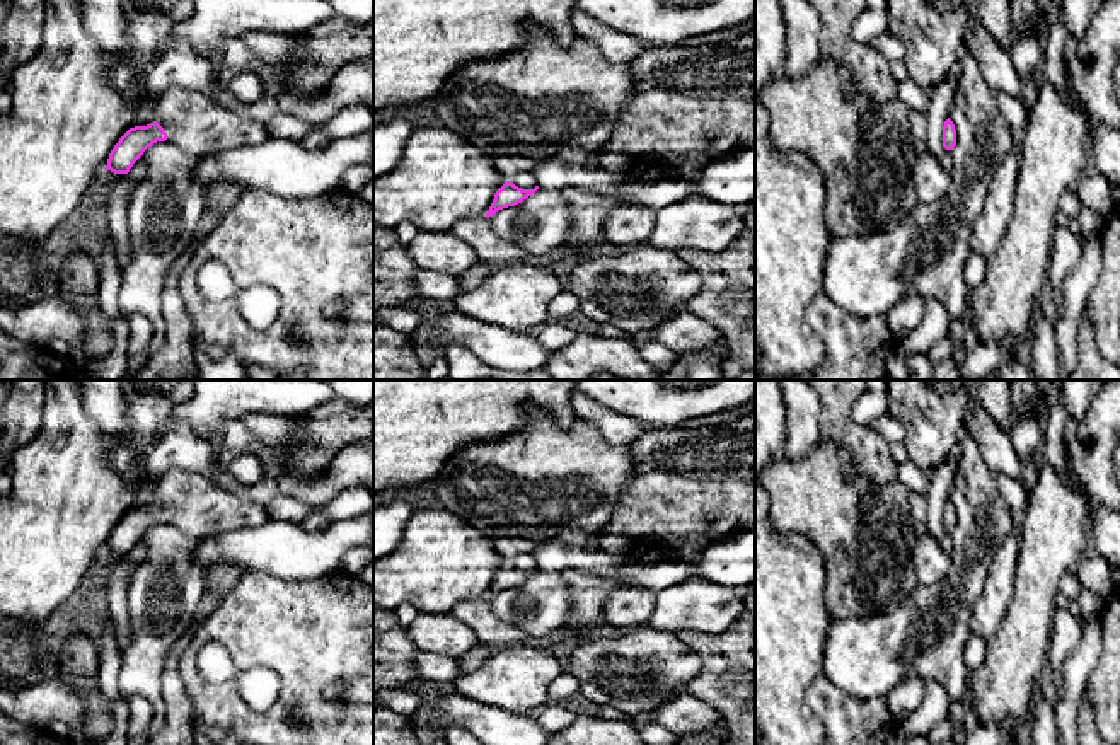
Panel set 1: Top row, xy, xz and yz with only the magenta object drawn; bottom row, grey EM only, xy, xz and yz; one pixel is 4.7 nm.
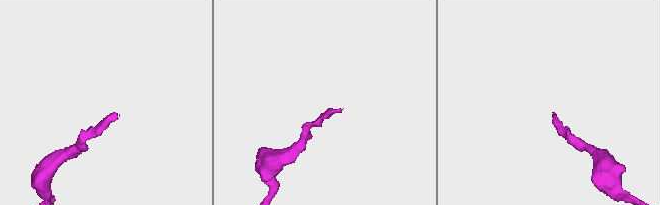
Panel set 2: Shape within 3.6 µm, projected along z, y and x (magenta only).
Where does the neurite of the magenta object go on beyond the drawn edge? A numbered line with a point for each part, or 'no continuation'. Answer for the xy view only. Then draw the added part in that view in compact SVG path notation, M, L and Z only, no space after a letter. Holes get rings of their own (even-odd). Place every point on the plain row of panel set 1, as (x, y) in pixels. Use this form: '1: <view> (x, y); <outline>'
1: xy (193, 503); M172 469L157 481L155 503L167 515L165 523L194 539L271 522L263 505L237 498L210 476L184 469Z

